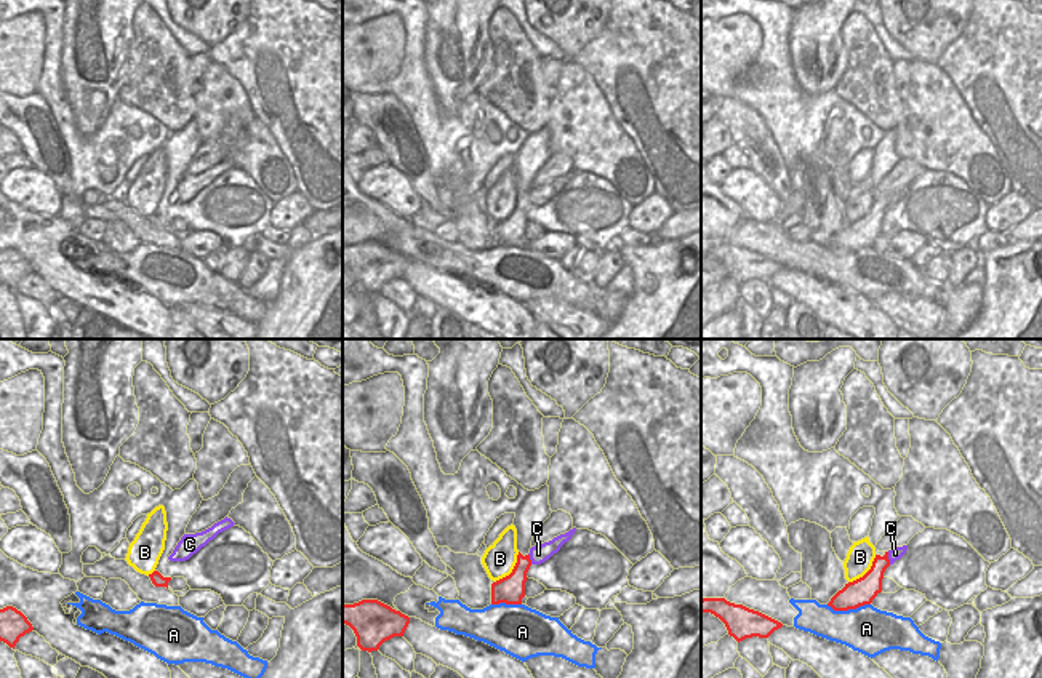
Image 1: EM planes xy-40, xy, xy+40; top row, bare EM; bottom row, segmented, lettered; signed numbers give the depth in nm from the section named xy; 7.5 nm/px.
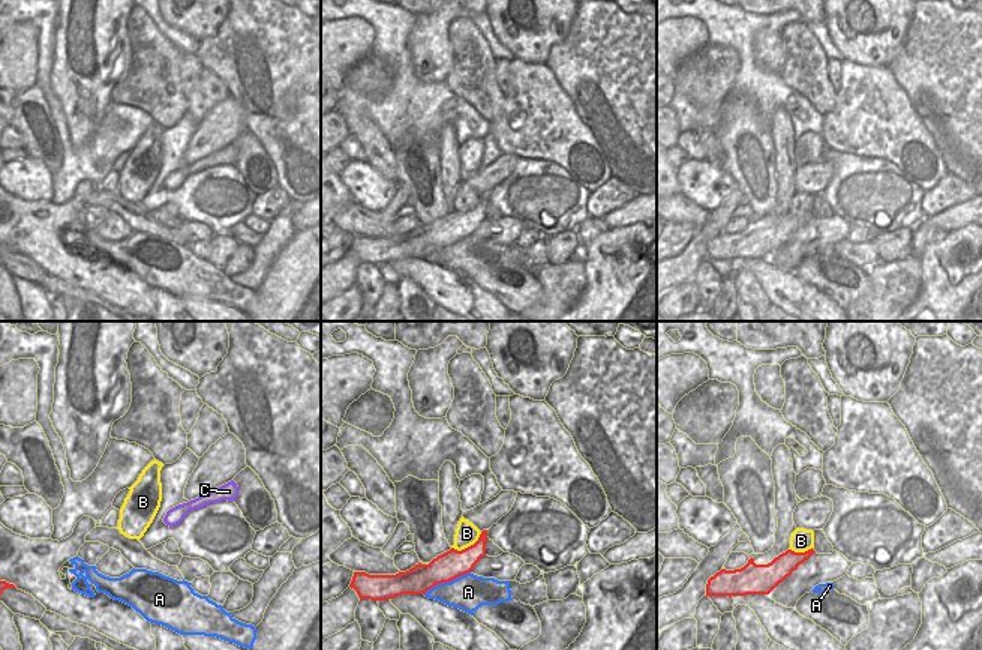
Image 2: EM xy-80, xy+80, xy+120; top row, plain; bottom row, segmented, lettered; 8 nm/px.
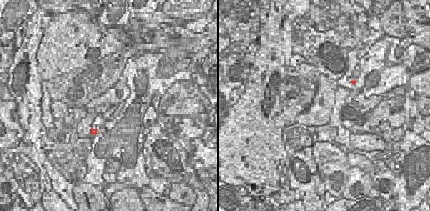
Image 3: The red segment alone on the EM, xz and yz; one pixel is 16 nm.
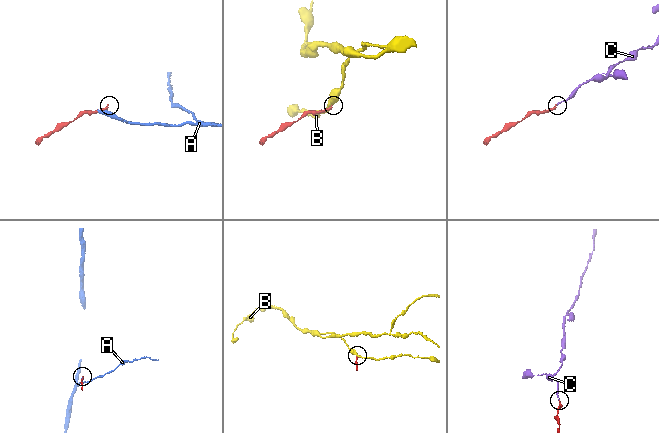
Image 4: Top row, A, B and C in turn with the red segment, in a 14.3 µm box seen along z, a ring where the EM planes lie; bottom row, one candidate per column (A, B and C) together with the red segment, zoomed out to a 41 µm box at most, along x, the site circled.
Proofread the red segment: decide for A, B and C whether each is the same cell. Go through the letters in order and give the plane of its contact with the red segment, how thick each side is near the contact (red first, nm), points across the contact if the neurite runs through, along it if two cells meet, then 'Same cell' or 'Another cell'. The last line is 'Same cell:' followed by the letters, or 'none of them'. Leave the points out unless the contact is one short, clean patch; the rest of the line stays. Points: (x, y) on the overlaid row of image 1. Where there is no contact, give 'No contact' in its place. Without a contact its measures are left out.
A: Touches red in xy+40. Thickness 200 nm (red) against 360 nm. Another cell
B: Touches red in xy. Thickness 220 nm (red) against 240 nm. Boundary: xy (519, 552), (514, 568), (495, 582). Another cell
C: Touches red in xy+40. Thickness 170 nm (red) against 100 nm. Path across: xy+40 (868, 586), (887, 558), (895, 554). Same cell
Same cell: C

